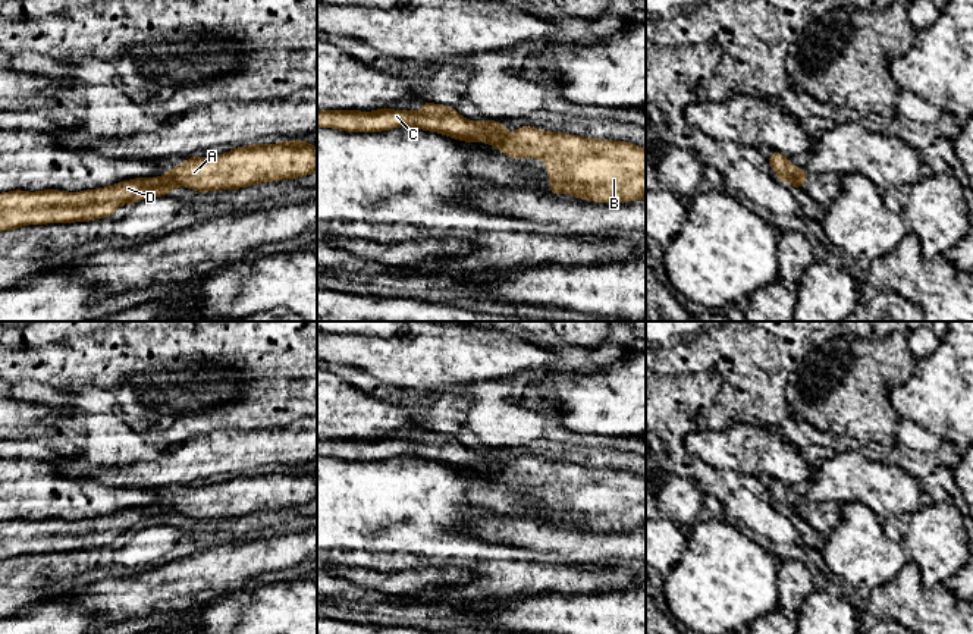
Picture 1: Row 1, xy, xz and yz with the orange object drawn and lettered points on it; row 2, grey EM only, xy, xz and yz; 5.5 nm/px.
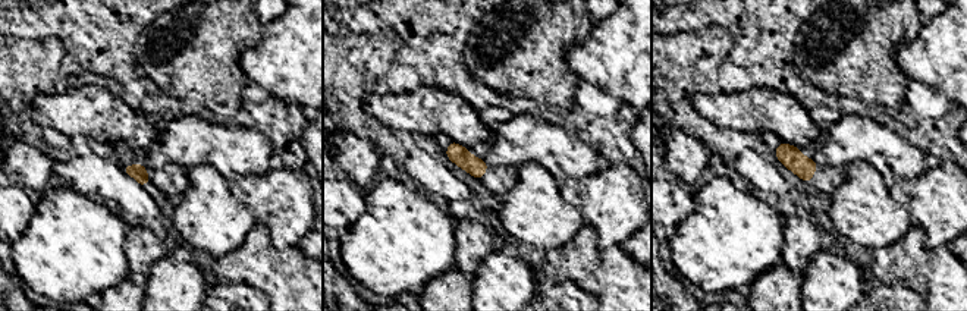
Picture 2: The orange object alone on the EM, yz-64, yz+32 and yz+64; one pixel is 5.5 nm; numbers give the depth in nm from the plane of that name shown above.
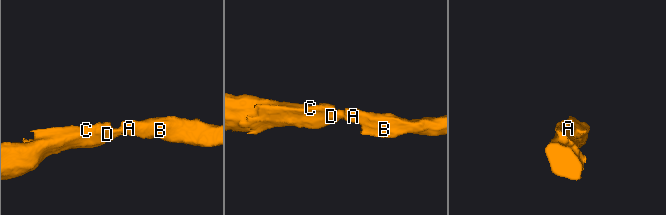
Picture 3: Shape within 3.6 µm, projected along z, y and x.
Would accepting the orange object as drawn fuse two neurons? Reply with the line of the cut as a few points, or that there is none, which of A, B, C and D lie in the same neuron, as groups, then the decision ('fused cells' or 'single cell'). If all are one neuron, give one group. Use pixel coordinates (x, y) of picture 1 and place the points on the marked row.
no cut; A B C D; single cell

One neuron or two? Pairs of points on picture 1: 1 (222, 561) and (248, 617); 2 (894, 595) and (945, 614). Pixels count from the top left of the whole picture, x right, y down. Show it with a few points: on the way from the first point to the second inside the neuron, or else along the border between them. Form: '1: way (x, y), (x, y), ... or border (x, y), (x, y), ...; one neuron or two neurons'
1: border (259, 580), (232, 590), (206, 606); two neurons
2: way (907, 600), (932, 612); one neuron

